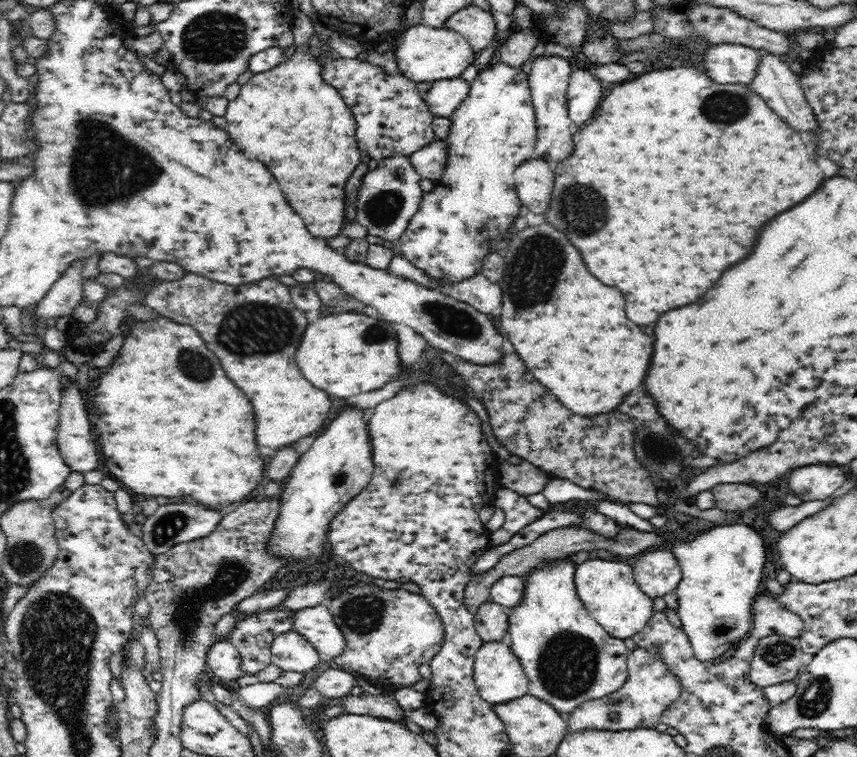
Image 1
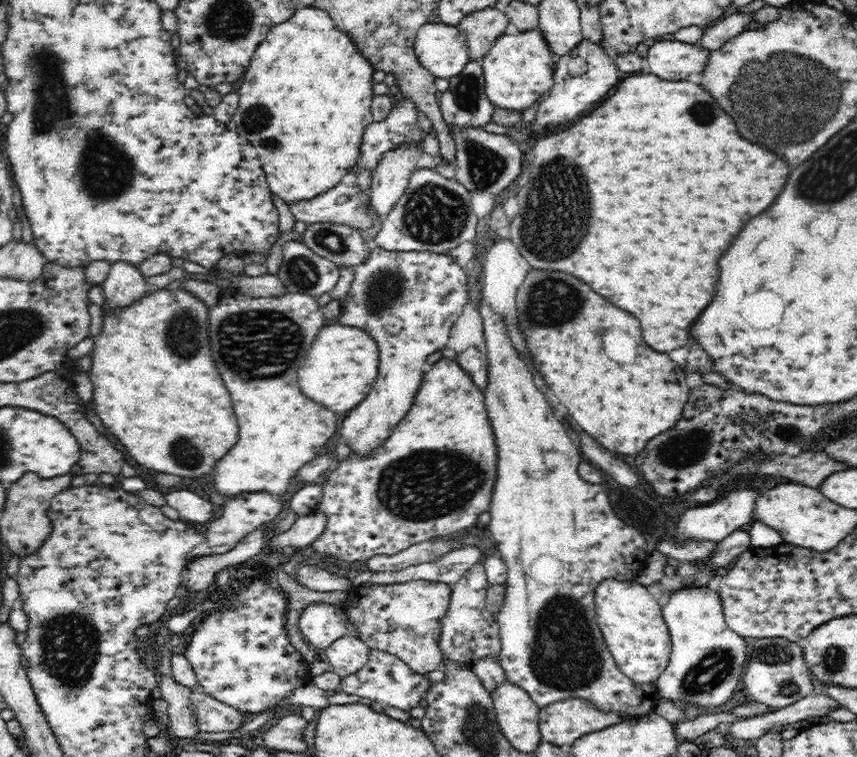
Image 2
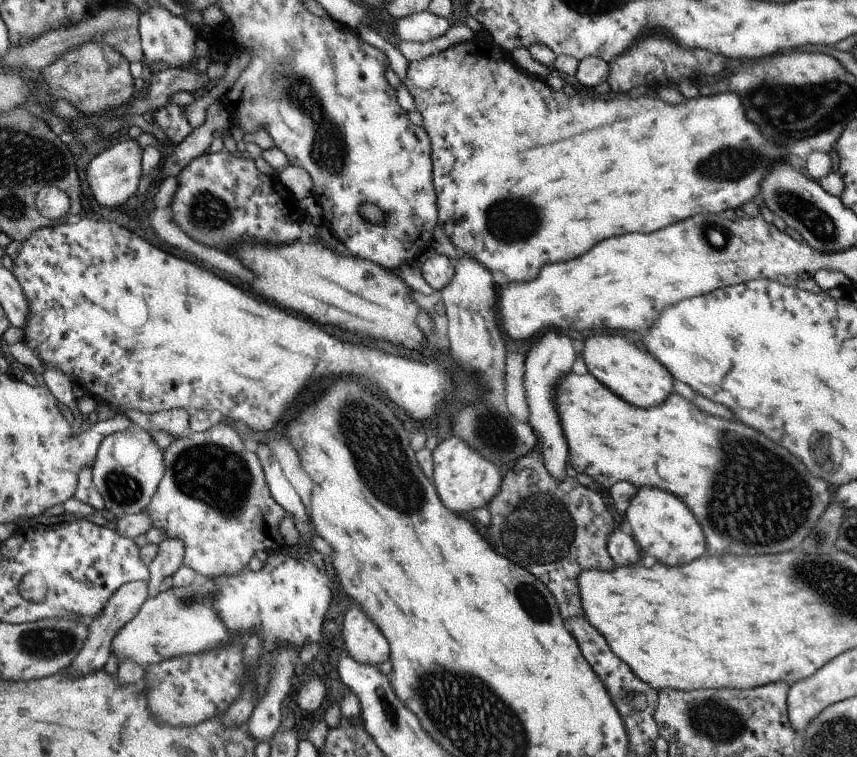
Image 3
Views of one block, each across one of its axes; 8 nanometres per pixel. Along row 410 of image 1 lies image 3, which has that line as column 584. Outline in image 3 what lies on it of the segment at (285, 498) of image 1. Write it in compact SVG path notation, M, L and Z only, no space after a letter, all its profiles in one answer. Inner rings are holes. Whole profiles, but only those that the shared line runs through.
M610 332L586 336L583 346L582 358L590 374L606 388L610 386L610 390L622 400L640 408L650 408L654 404L660 404L662 400L666 400L666 396L674 393L672 388L674 380L670 371L650 352L640 348L637 343L630 342L624 336Z

